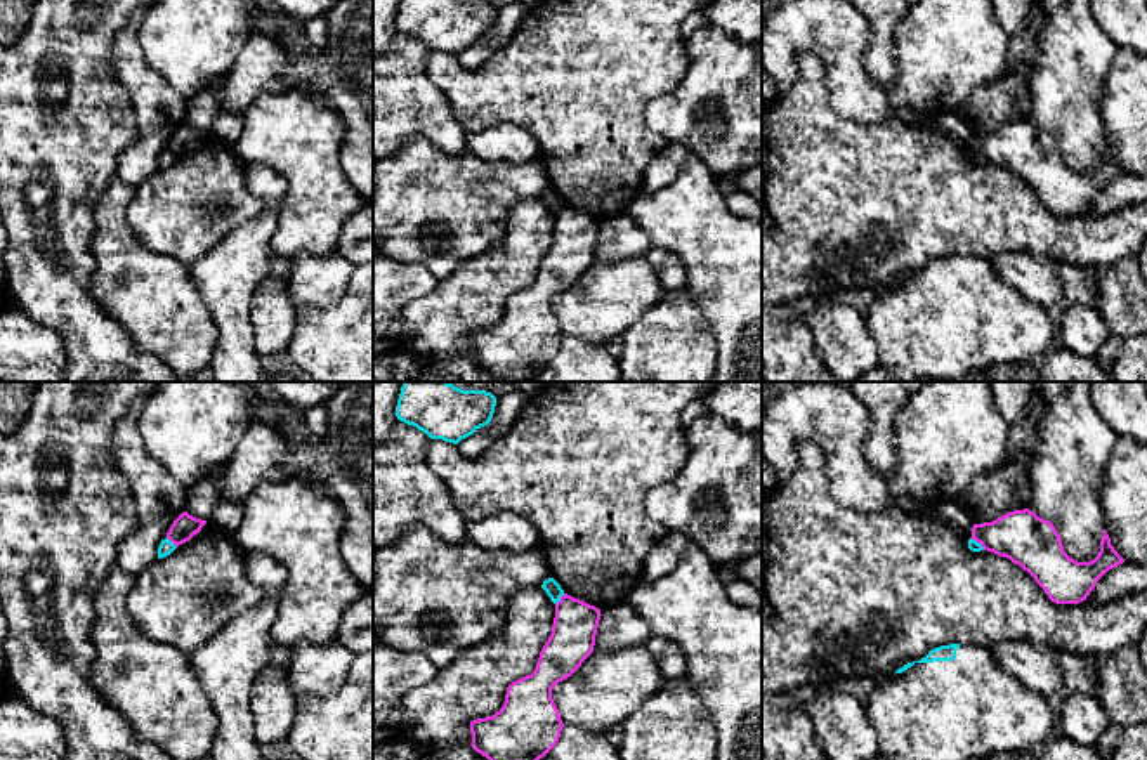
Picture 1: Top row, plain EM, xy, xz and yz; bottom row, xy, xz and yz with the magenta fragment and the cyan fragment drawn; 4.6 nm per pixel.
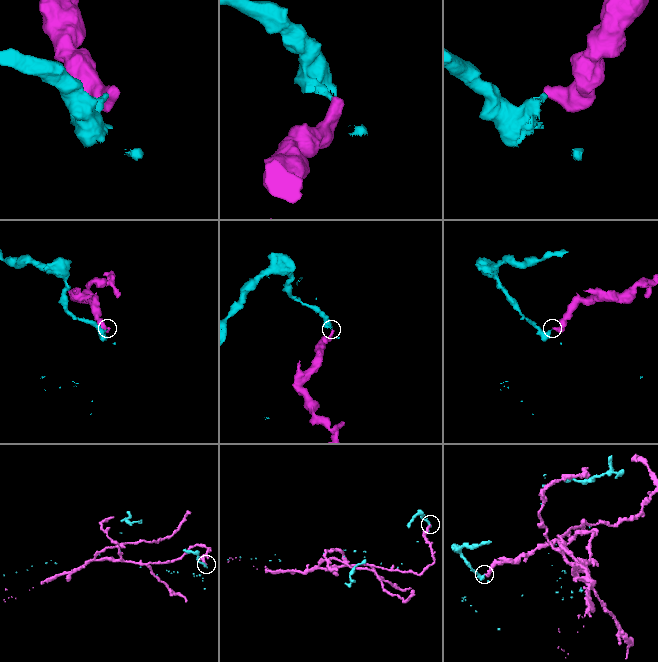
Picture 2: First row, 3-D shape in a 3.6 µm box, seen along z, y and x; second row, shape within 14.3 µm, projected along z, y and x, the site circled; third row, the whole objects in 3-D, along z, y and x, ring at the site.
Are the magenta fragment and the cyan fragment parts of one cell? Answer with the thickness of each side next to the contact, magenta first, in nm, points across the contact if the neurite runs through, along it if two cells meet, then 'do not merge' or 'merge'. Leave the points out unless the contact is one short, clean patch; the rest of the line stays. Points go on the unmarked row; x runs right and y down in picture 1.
calibres 200 and 70 nm; border xz (564, 205), (556, 216); do not merge

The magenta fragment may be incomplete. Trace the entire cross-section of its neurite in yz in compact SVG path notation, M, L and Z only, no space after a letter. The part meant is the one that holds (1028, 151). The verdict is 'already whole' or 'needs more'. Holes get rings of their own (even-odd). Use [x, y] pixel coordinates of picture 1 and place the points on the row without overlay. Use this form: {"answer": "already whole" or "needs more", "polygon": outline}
{"answer": "already whole", "polygon": "M1029 120L1008 123L993 134L973 135L972 151L984 161L1019 175L1055 215L1086 212L1097 193L1124 174L1111 156L1105 141L1100 163L1093 172L1071 170L1055 137Z"}

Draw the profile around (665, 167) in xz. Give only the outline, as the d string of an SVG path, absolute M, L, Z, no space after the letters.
M668 142L668 146L647 167L642 179L642 191L651 193L668 186L689 158L689 149L675 142Z

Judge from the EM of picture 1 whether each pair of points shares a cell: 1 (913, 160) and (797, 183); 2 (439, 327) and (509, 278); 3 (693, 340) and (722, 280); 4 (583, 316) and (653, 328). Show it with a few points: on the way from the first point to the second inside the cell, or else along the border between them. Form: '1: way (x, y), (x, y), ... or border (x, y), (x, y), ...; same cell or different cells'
1: way (884, 183), (826, 183); same cell
2: way (453, 309), (491, 278); same cell
3: border (686, 288), (707, 323), (717, 356); different cells
4: border (661, 295), (620, 335); different cells

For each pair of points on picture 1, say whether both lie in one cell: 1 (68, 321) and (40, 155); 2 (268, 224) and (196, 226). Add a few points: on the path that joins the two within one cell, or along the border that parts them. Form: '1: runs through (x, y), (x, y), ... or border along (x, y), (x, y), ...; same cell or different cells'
1: runs through (49, 280), (45, 196); same cell
2: border along (266, 202), (255, 217), (238, 224), (209, 250); different cells

